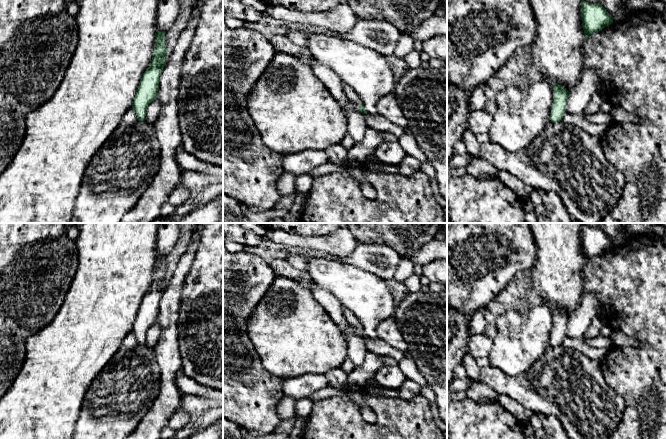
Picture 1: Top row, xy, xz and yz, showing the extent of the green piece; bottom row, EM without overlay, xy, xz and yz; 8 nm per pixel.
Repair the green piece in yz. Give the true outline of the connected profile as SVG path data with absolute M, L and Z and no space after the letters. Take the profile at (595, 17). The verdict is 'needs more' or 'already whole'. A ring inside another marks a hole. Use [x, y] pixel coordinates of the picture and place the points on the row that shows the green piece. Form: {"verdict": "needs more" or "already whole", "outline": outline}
{"verdict": "already whole", "outline": "M581 1L582 27L585 34L585 43L588 37L613 23L613 17L600 4Z"}

